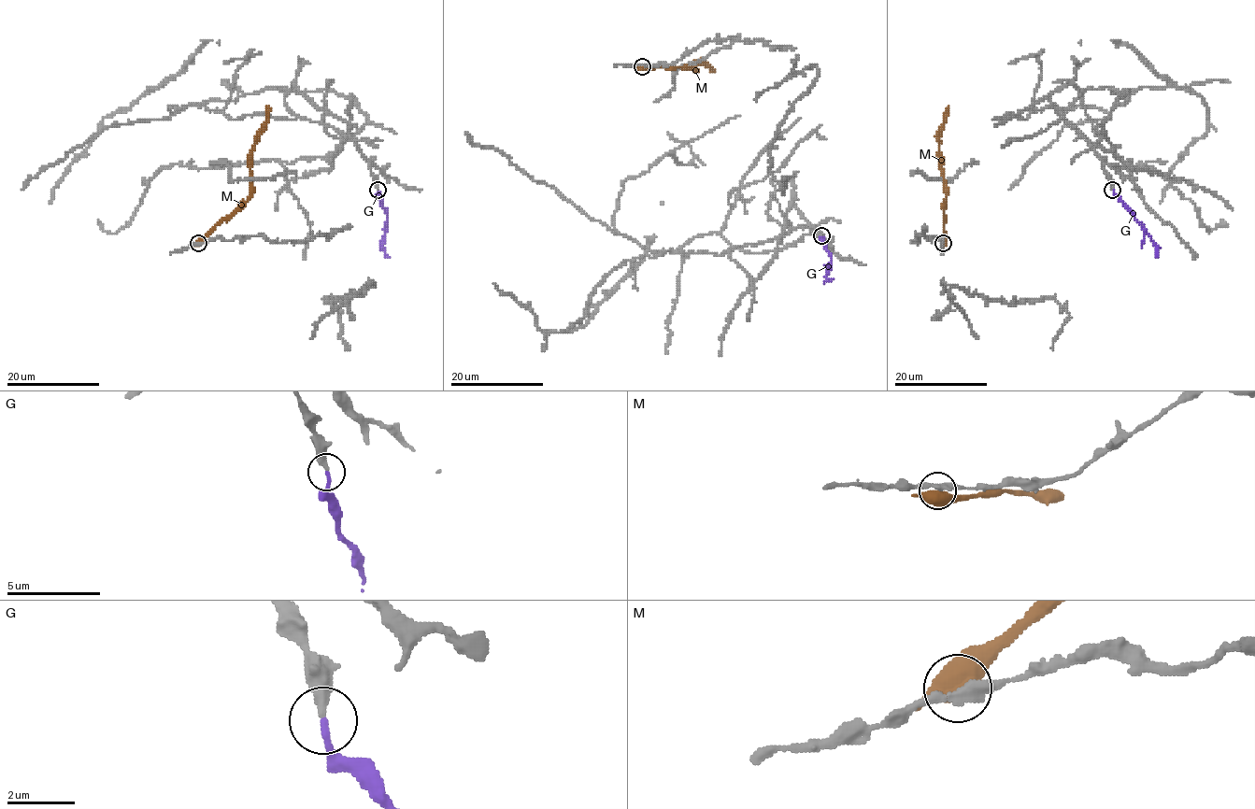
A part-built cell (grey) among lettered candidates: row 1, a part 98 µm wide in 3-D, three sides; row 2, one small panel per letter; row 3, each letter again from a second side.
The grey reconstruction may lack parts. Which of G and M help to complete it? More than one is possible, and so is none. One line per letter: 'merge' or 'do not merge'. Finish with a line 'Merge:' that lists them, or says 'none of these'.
G: merge
M: do not merge
Merge: G

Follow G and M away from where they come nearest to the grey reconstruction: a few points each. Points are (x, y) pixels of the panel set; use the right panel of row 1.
G: (1113, 190), (1153, 242), (1157, 248), (1155, 258)
M: (943, 244), (945, 199), (939, 160), (939, 127), (948, 106)

